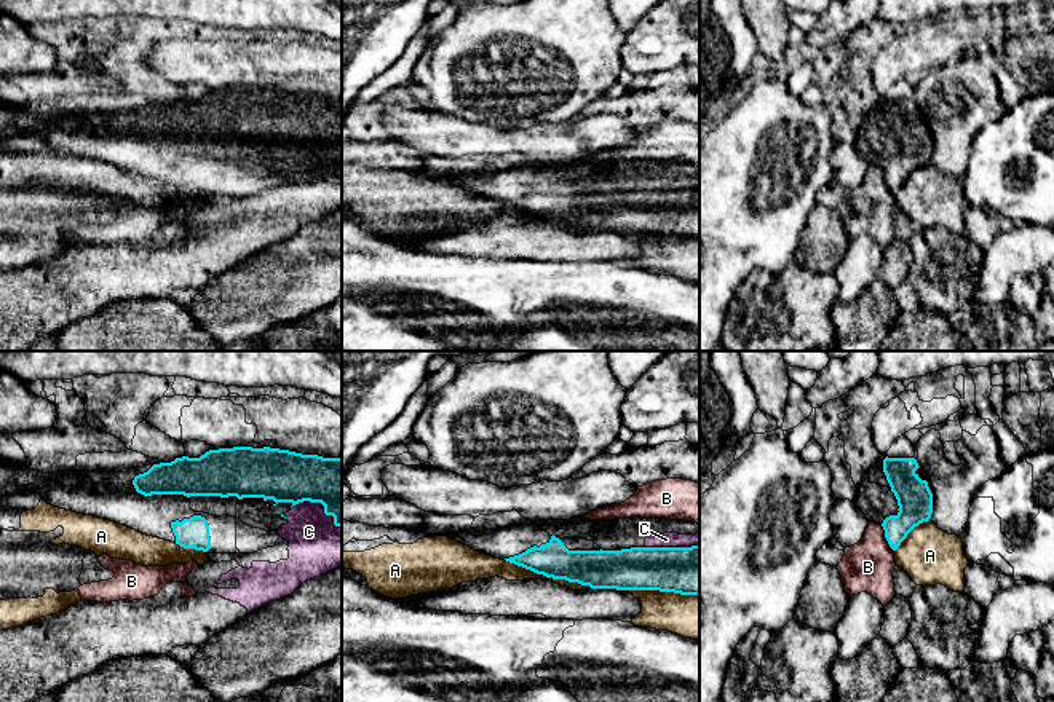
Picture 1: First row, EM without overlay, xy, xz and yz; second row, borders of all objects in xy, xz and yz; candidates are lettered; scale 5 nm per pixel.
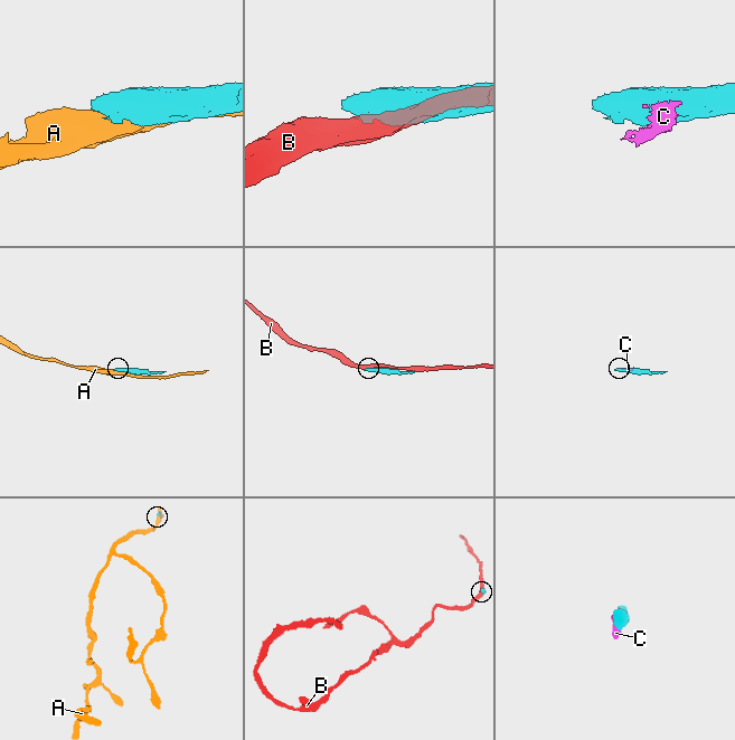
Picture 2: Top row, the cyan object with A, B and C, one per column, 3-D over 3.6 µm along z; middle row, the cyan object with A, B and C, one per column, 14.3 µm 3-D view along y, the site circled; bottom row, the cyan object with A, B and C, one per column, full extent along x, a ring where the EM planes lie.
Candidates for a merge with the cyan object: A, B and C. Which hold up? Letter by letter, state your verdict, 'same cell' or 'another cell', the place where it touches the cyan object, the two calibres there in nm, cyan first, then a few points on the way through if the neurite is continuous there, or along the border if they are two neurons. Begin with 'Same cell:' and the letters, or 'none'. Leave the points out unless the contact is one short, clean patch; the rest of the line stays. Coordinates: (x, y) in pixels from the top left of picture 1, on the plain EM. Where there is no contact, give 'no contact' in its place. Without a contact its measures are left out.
Same cell: none
A: another cell | xz (548, 219) | 190/90 nm
B: another cell | yz (885, 179) | 180/260 nm
C: another cell | xz (671, 190) | 260/80 nm

